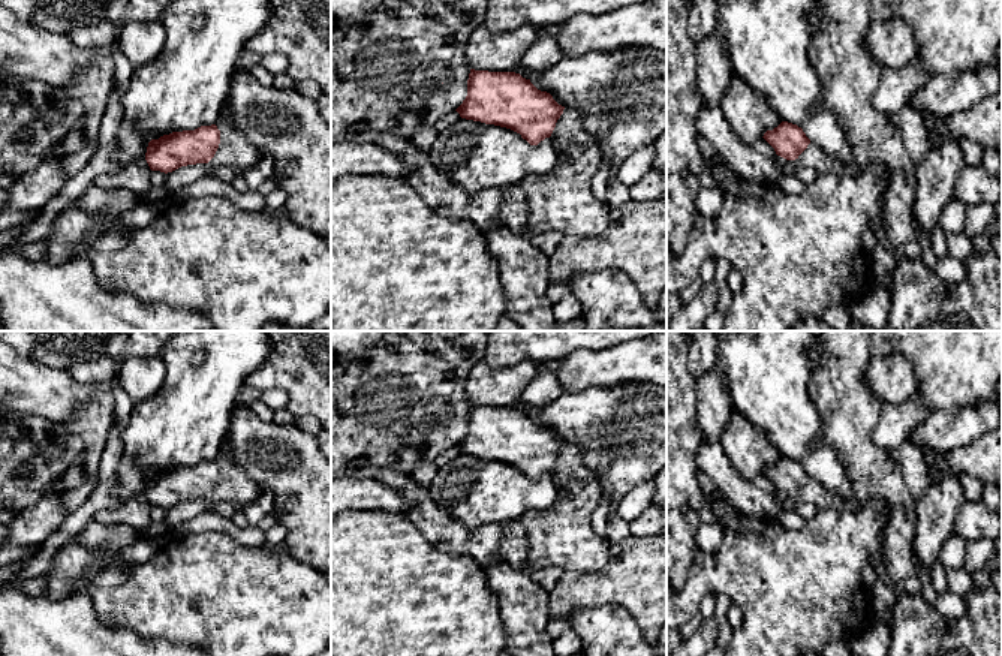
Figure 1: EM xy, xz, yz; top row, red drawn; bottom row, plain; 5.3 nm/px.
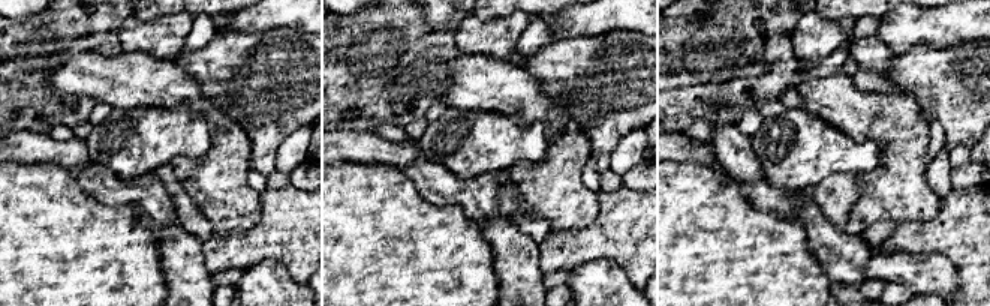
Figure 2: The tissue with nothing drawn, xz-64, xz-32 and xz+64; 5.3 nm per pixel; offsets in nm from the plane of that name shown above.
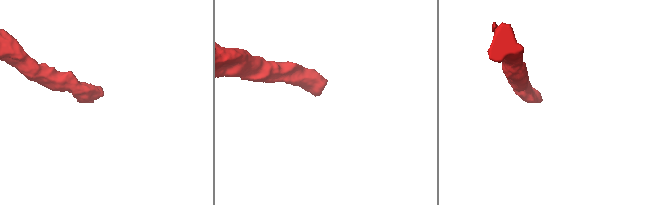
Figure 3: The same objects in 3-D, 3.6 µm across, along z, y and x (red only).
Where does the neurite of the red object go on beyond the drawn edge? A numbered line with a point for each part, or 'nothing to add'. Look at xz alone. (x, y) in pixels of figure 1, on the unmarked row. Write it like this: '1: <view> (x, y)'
1: xz (562, 536)

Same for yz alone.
1: yz (848, 409)

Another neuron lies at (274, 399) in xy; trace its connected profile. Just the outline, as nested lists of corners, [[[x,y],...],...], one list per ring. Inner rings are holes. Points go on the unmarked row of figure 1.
[[[277,388],[264,389],[259,395],[259,400],[273,410],[286,407],[288,394]]]

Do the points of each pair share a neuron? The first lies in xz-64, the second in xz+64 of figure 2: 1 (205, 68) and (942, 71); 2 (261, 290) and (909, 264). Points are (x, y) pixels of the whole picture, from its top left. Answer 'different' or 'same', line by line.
1: same
2: same

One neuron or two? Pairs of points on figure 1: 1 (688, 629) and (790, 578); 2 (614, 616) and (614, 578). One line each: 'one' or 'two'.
1: two
2: two

